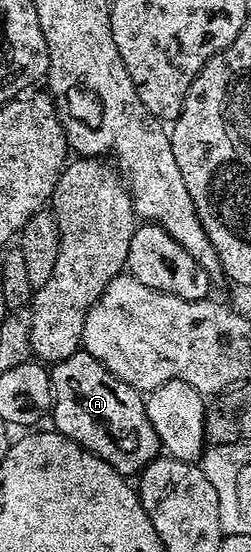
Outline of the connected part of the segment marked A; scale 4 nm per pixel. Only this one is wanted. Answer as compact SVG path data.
M79 349L68 360L60 360L49 367L50 383L54 393L52 407L53 429L68 440L80 444L88 452L92 452L100 460L104 460L116 472L124 476L141 475L142 470L153 458L159 457L160 447L156 430L152 428L152 420L148 420L146 399L143 391L132 388L124 380L120 380L112 372L104 368L84 349Z

